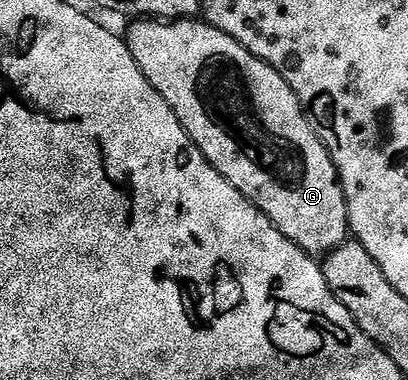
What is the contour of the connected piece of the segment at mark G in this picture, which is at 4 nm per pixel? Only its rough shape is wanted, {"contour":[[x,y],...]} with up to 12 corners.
{"contour":[[137,19],[143,75],[304,253],[350,236],[301,100],[197,19]]}

